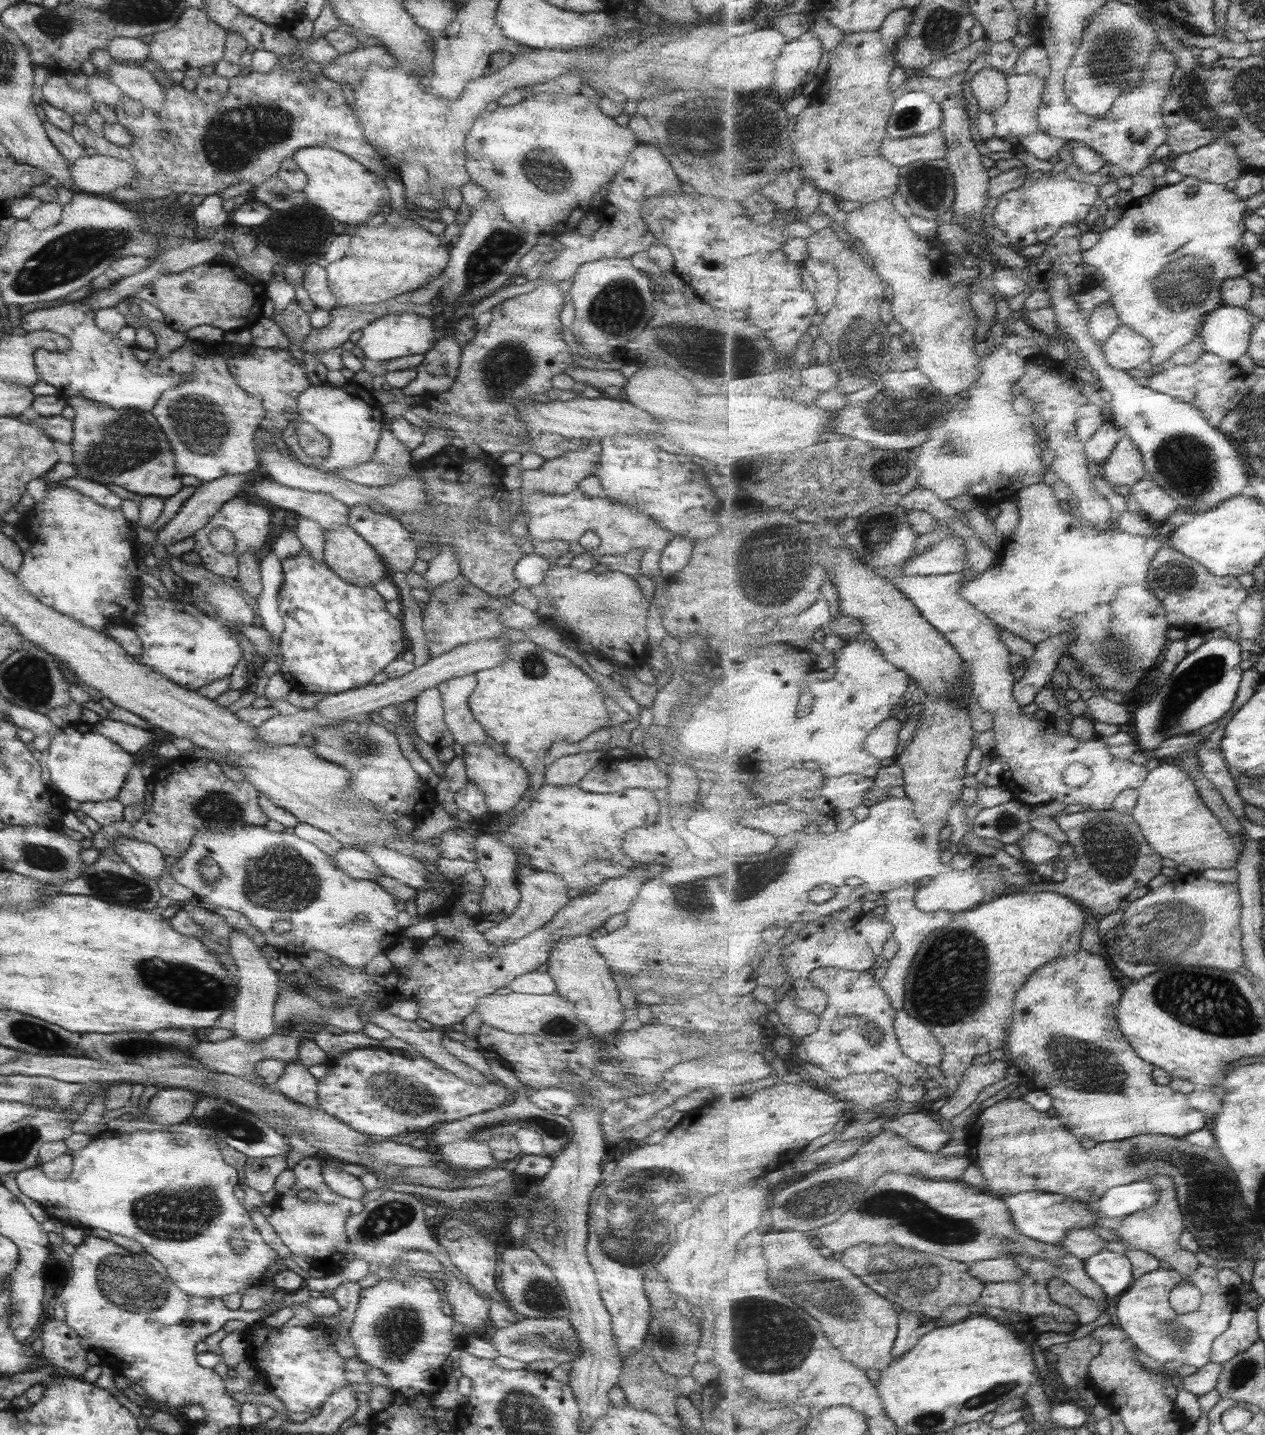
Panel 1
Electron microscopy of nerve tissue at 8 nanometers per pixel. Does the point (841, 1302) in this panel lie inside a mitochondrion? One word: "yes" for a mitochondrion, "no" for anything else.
yes

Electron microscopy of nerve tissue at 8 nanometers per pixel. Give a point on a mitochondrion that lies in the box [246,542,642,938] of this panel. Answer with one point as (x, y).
(362, 745)

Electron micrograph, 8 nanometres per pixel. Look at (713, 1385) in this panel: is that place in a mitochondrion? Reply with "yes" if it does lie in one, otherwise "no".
no

